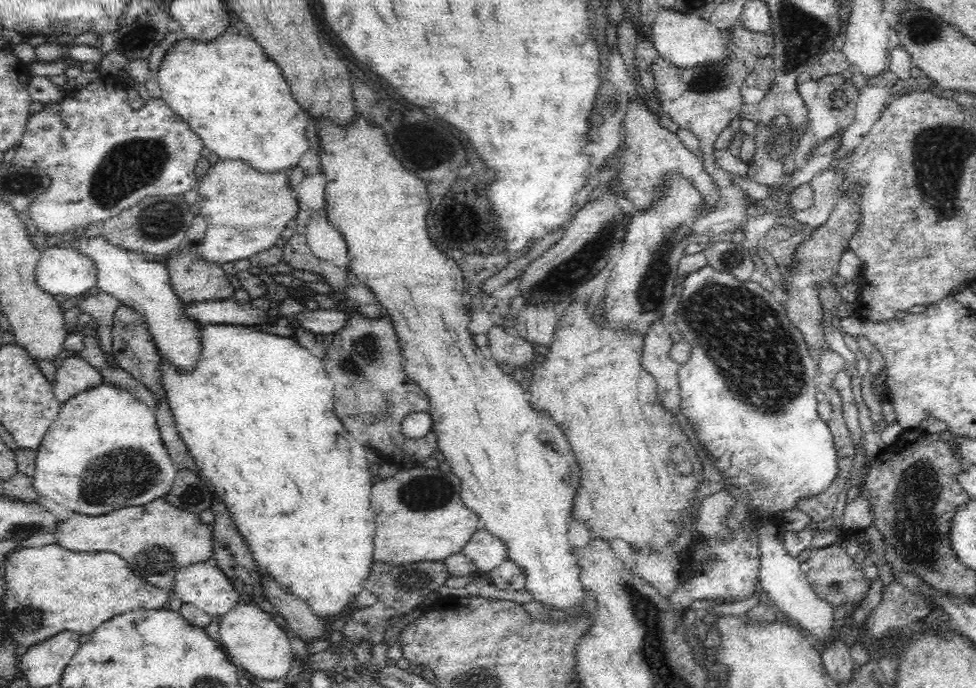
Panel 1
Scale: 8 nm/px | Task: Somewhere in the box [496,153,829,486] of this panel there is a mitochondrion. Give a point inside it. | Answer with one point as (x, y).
(759, 359)

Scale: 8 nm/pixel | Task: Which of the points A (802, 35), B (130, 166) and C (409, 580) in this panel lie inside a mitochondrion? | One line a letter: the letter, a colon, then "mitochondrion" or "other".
A: mitochondrion
B: mitochondrion
C: mitochondrion

